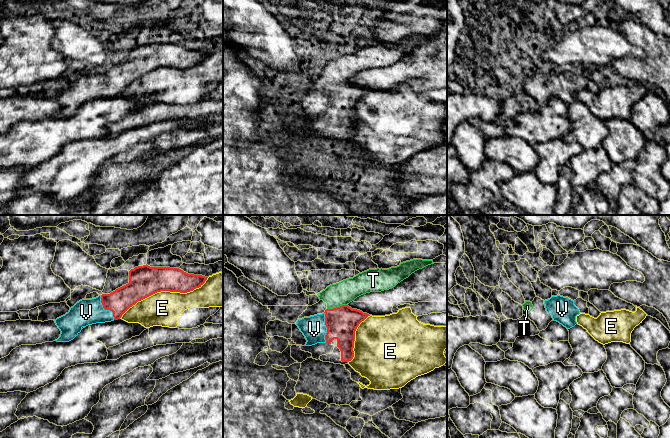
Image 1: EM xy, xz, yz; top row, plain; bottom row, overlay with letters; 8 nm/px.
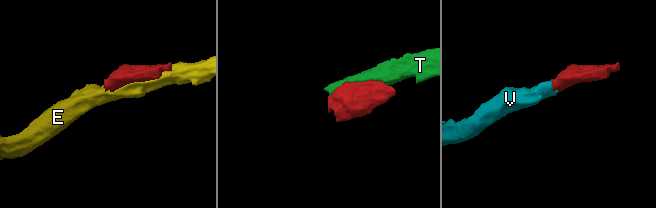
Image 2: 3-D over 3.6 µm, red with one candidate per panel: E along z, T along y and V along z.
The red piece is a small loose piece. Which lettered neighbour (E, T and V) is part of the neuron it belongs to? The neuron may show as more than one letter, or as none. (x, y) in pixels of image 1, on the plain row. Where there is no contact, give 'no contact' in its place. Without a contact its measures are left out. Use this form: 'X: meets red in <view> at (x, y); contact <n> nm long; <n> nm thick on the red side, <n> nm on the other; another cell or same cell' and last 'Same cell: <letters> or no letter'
E: meets red in xy at (164, 66); contact 800 nm long; 260 nm thick on the red side, 280 nm on the other; another cell
T: meets red in xz at (337, 83); contact 170 nm long; 260 nm thick on the red side, 190 nm on the other; same cell
V: meets red in xz at (326, 102); contact 240 nm long; 260 nm thick on the red side, 190 nm on the other; same cell
Same cell: T, V

